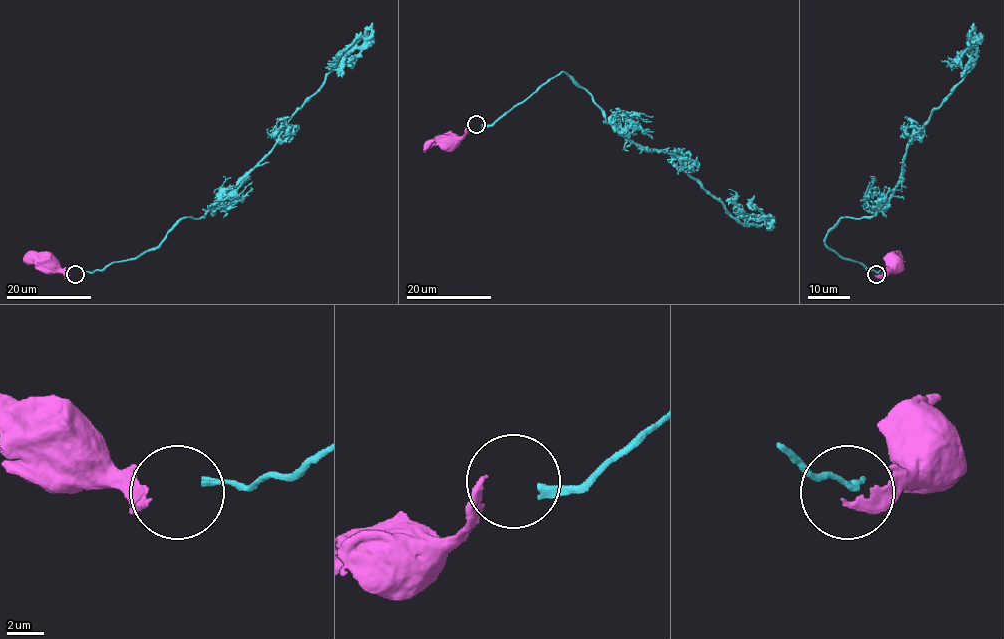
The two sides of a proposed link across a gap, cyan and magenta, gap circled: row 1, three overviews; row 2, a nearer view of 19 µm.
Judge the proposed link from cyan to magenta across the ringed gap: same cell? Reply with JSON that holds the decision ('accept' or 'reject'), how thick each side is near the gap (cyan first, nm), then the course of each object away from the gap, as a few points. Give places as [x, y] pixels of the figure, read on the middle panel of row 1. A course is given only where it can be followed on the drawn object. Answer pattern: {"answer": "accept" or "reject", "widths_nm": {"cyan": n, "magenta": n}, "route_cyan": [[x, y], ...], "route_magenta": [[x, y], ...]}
{"answer": "accept", "widths_nm": {"cyan": 400, "magenta": 280}, "route_cyan": [[481, 124], [492, 125], [565, 72], [622, 134], [673, 153], [680, 167], [735, 219], [759, 218], [755, 196]], "route_magenta": [[470, 123], [469, 130], [452, 144]]}

